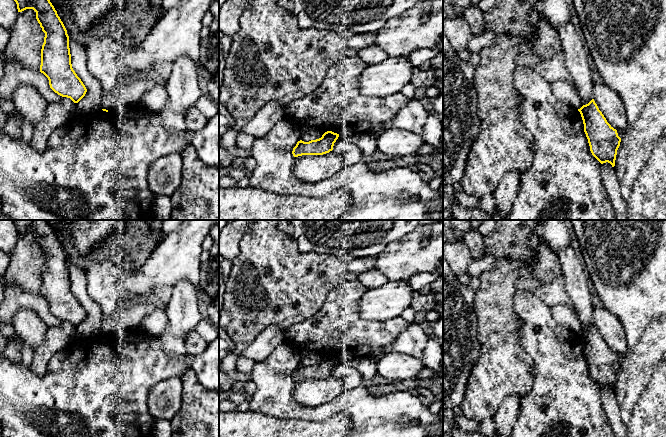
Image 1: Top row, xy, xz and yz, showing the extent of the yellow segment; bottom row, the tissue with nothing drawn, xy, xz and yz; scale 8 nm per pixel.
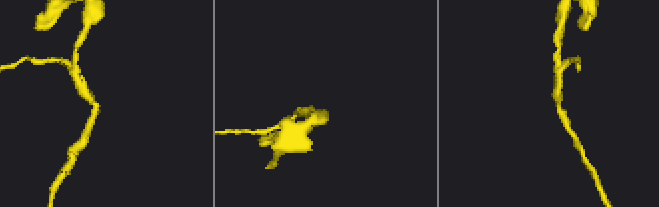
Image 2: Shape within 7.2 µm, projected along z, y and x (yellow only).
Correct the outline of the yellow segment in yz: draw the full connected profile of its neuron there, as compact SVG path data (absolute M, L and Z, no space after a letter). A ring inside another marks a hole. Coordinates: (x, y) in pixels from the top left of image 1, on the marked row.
M594 99L583 105L578 111L583 120L584 132L592 155L601 164L608 162L614 167L621 142L617 130L607 122Z

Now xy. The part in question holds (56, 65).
M14 0L18 12L33 9L45 33L41 49L40 72L49 80L50 88L62 97L78 103L87 89L72 68L67 30L50 0Z

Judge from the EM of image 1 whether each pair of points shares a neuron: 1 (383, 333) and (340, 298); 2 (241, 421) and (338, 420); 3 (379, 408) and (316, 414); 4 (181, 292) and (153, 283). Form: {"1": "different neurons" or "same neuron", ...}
{"1": "same neuron", "2": "same neuron", "3": "same neuron", "4": "different neurons"}

